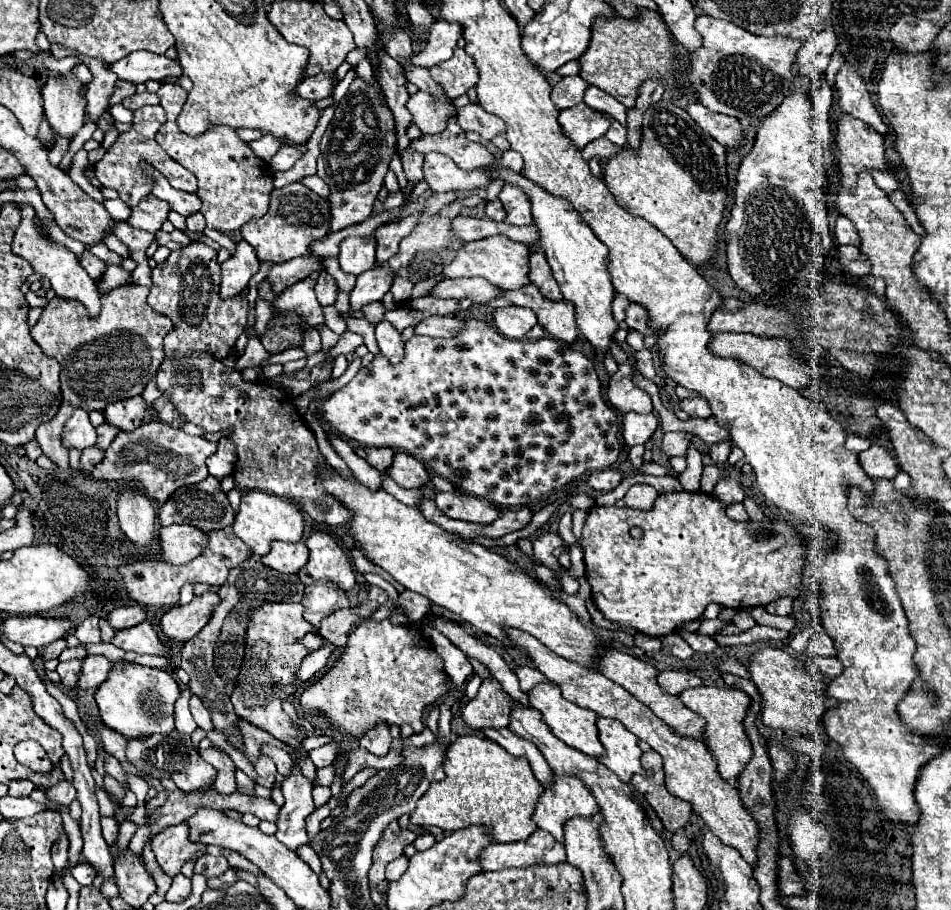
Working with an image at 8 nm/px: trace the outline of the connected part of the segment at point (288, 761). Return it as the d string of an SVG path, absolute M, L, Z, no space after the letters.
M261 745L261 755L269 757L269 759L275 763L275 767L277 767L277 771L279 771L281 775L291 773L293 759L291 759L291 757L289 757L289 753L287 753L287 751L283 751L281 747L273 747L273 745Z

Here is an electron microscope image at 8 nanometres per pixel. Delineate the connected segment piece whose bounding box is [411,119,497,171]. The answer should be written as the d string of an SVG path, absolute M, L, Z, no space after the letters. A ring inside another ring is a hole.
M455 119L449 121L447 129L439 135L423 135L417 141L411 141L411 149L419 153L429 153L429 151L439 151L447 157L451 157L457 167L465 171L473 169L489 169L497 161L493 153L489 153L481 143L473 143L465 137L463 129L457 125Z

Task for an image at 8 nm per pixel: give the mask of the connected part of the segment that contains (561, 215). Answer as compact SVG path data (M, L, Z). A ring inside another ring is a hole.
M503 169L501 177L505 179L505 183L521 187L531 197L533 223L539 227L541 235L537 243L547 255L547 261L553 269L555 279L559 281L563 297L575 305L577 327L581 335L593 345L595 351L609 353L609 343L613 341L613 335L619 329L619 325L611 313L615 289L611 283L611 273L607 269L609 263L607 247L593 235L593 231L581 221L579 213L573 211L573 207L565 199L549 195L545 189L541 189L527 177L513 173L509 169Z

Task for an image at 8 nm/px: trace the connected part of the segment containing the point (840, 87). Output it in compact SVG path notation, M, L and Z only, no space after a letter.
M845 63L841 67L841 71L837 73L837 79L835 79L835 89L839 93L839 107L843 113L847 113L855 119L861 119L865 125L869 125L883 137L889 135L889 129L883 123L881 115L877 113L861 75L855 73L855 65Z

